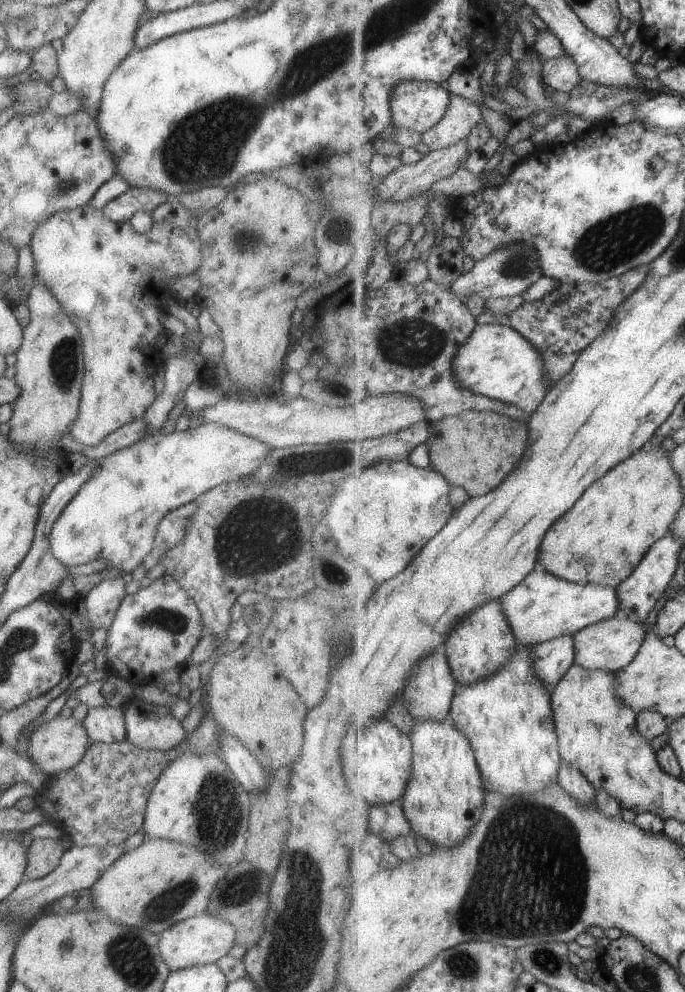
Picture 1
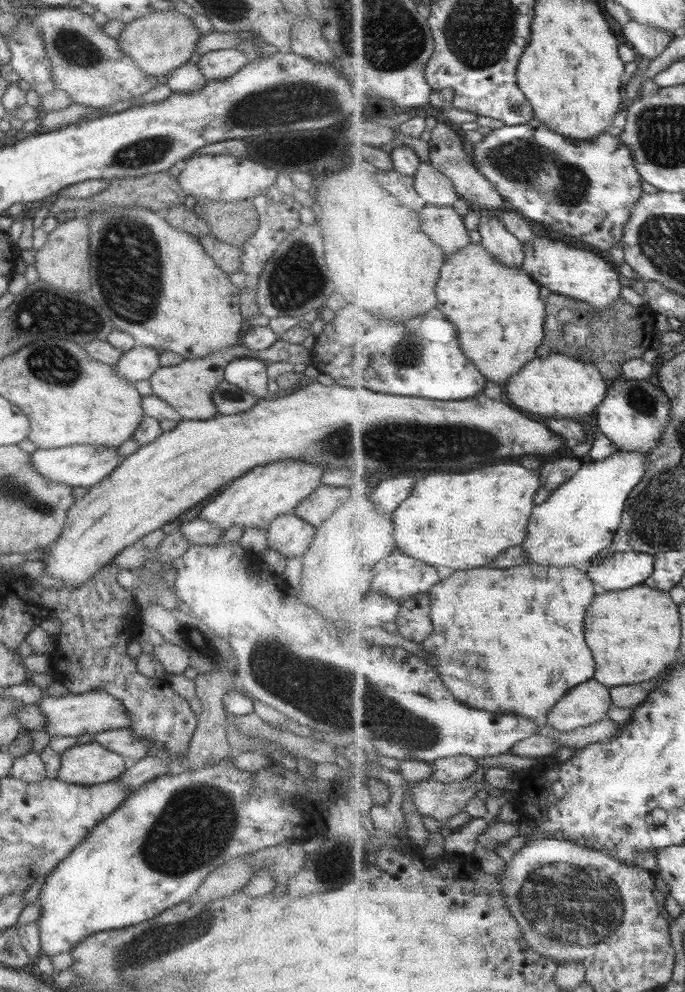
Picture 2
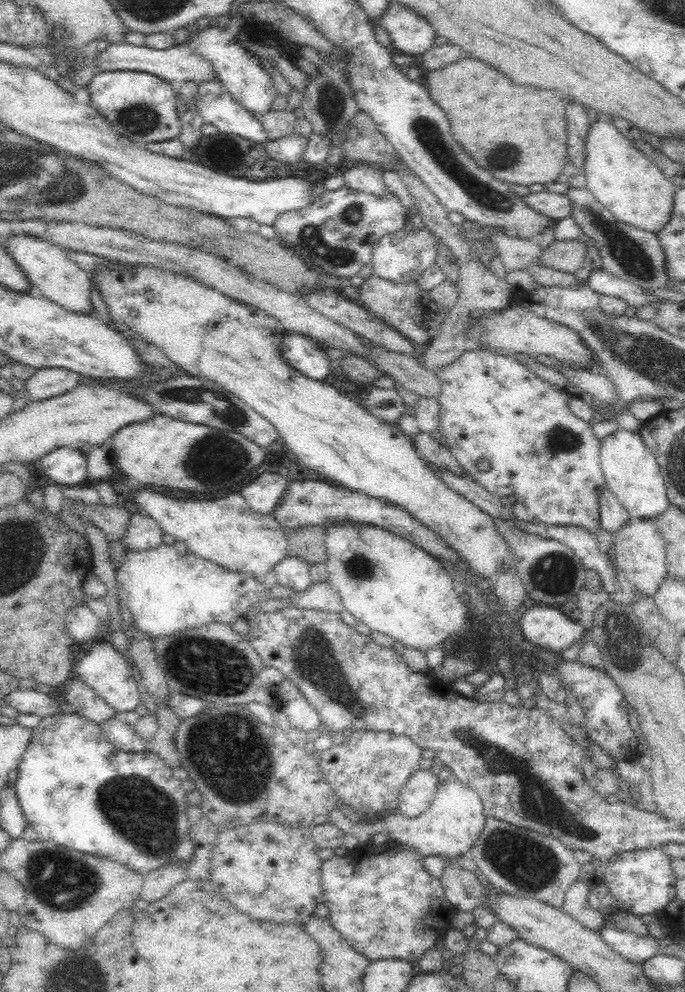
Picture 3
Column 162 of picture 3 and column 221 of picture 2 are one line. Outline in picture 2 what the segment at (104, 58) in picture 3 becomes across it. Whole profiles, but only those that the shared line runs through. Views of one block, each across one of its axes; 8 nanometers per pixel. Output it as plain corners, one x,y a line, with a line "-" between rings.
225,49
201,55
196,66
206,81
209,81
228,78
249,62
247,54
236,49

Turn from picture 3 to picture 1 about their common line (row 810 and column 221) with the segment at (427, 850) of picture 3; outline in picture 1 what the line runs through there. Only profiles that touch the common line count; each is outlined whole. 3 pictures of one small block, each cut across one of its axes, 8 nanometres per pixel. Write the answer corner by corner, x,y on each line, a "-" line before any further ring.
201,424
183,432
140,439
101,459
91,478
51,526
49,550
62,566
88,564
105,558
121,572
130,573
151,550
159,520
176,507
195,501
199,494
222,483
247,479
269,454
270,447
235,430

